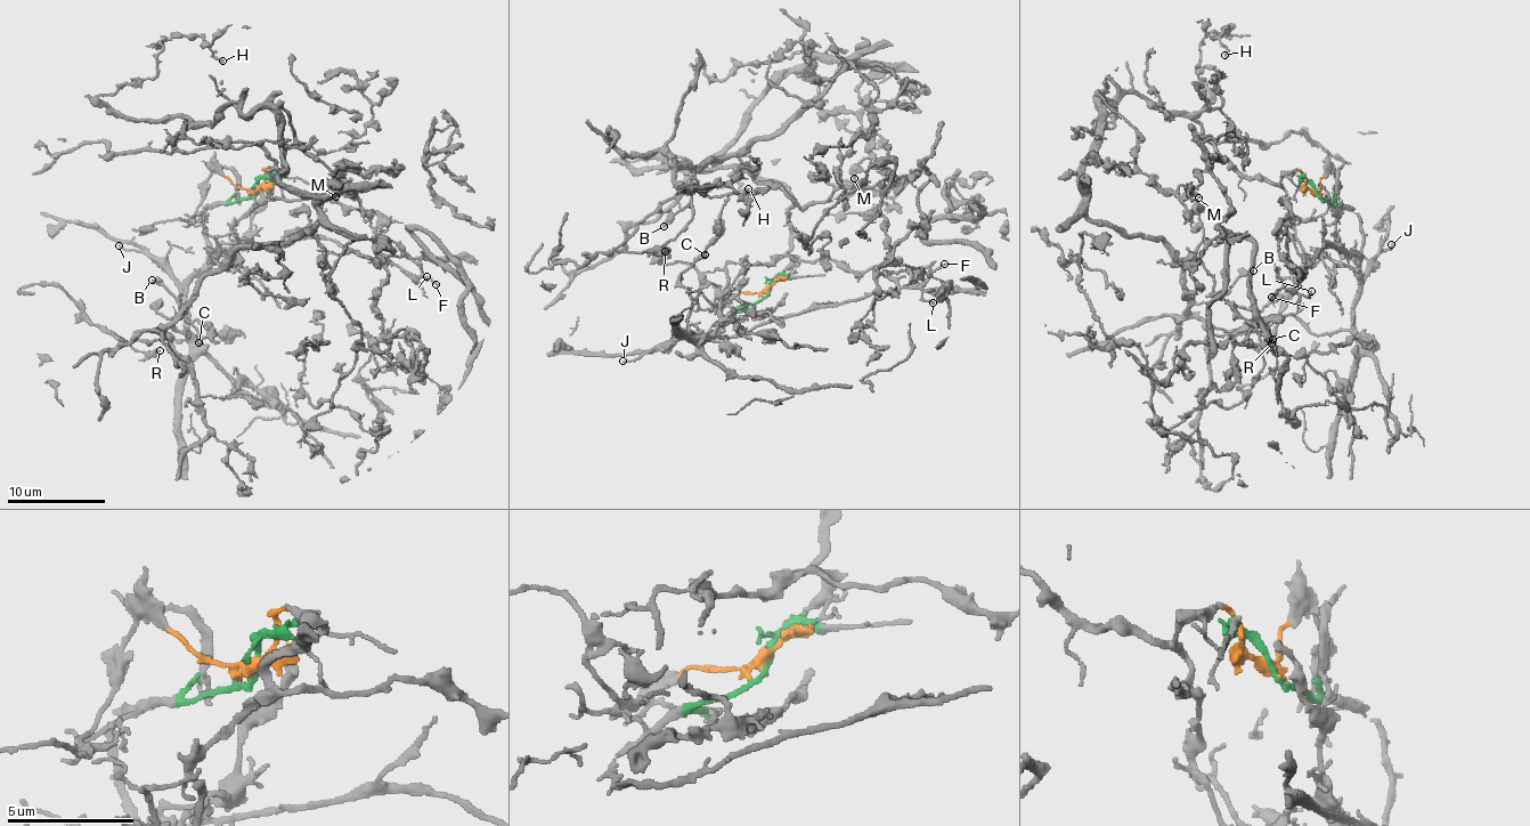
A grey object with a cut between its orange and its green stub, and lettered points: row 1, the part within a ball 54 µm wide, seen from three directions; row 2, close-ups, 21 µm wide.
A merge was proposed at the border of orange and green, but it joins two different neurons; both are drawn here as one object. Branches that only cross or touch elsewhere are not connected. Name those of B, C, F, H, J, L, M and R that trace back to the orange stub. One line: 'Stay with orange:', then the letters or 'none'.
Stay with orange: B, H, M, R

